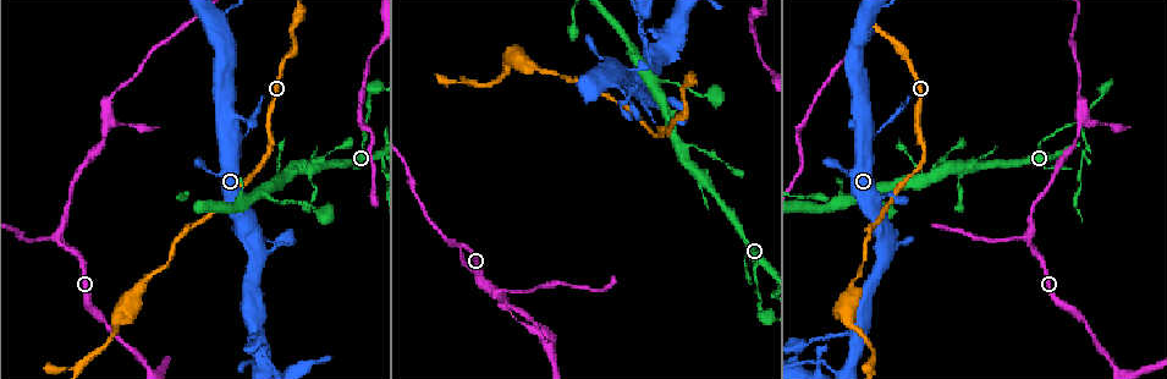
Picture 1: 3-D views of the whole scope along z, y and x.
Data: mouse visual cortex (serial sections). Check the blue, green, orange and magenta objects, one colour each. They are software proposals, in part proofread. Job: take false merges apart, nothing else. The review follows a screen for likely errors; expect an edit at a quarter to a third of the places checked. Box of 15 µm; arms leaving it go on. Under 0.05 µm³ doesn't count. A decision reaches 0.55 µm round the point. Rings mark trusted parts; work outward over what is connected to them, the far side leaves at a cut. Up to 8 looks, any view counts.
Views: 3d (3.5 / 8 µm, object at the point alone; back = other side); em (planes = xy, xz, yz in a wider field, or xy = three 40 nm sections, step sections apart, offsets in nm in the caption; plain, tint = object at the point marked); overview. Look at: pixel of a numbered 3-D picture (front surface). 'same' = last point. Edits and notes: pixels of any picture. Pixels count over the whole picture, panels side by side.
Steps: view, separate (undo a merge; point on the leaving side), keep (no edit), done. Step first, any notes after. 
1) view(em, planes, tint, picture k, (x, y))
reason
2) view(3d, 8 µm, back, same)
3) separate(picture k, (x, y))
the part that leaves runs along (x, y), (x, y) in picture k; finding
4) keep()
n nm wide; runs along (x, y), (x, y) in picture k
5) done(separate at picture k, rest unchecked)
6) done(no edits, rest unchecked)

view(3d, 3.5 µm, back, picture 1, (275, 250))
abrupt turn

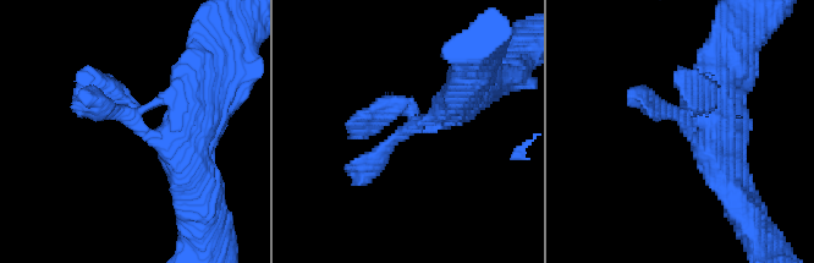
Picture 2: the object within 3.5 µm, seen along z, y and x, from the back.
view(em, xy, step 5, tint, picture 2, (140, 124))

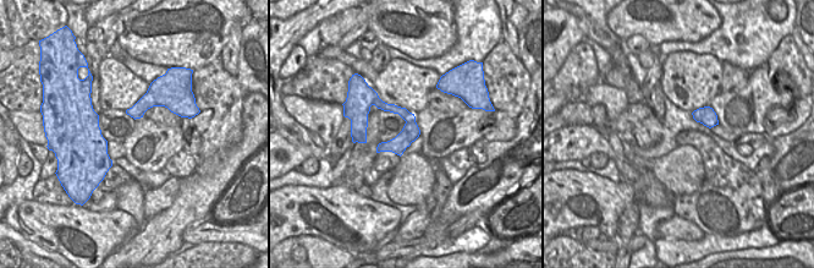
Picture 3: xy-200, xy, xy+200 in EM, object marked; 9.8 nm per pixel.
view(em, xy, step 1, tint, same)
another direction

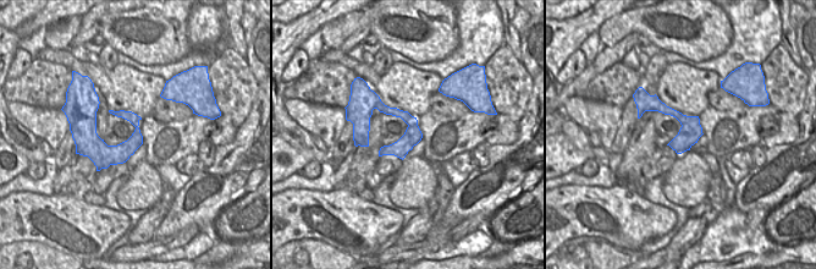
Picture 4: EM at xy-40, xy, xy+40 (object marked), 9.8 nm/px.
keep()
runs along (640, 104), (672, 111), (699, 132) in picture 4; one cell here

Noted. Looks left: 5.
view(3d, 3.5 µm, picture 1, (683, 147))
abrupt turn

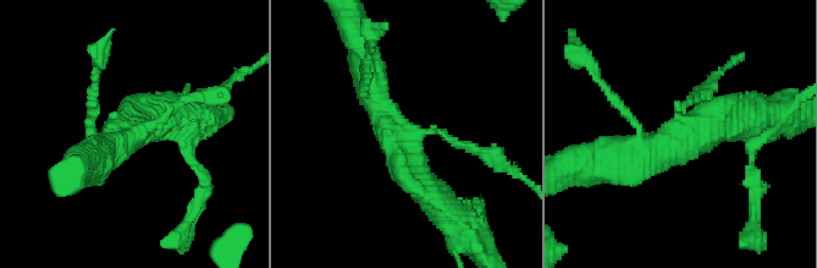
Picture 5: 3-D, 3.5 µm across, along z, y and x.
keep()
continuous, no second cell

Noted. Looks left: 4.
view(3d, 3.5 µm, picture 1, (62, 241))
three-way junction

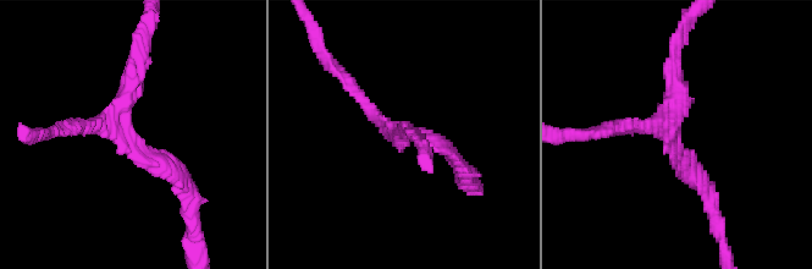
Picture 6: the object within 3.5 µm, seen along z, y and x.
view(em, xy, step 2, tint, picture 6, (673, 137))
3 arms; arms of 150, 200, 250 nm

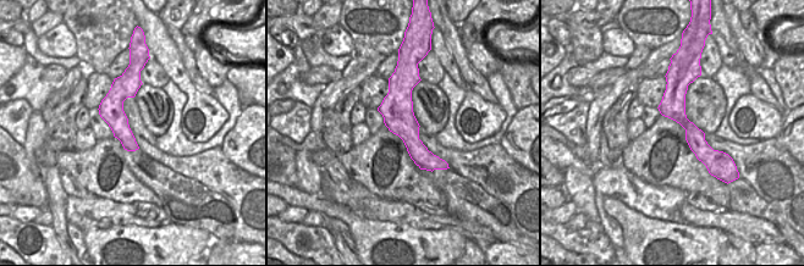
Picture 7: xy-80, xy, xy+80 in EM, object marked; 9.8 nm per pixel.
keep()
runs along (183, 187), (116, 124), (134, 62) in picture 6; one cell here

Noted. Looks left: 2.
view(3d, 3.5 µm, picture 1, (107, 124))

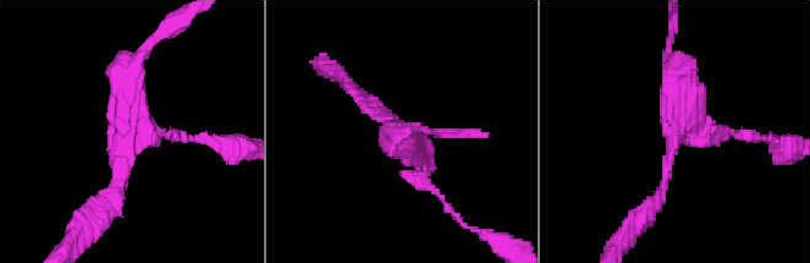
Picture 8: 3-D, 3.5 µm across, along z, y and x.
view(em, xy, step 3, tint, picture 8, (671, 132))
3 arms; arms of 150, 150, 400 nm

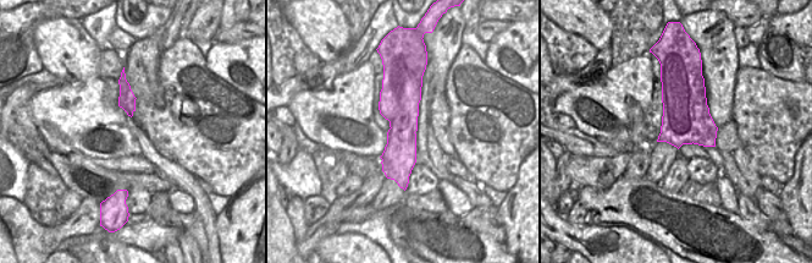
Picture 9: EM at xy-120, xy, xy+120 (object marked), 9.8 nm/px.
separate(picture 8, (424, 186))
400 nm wide; border along (408, 98), (407, 126), (414, 132) in picture 9; a second cell is stuck on

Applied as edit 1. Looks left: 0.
done(separate at picture 8, rest unchecked)

